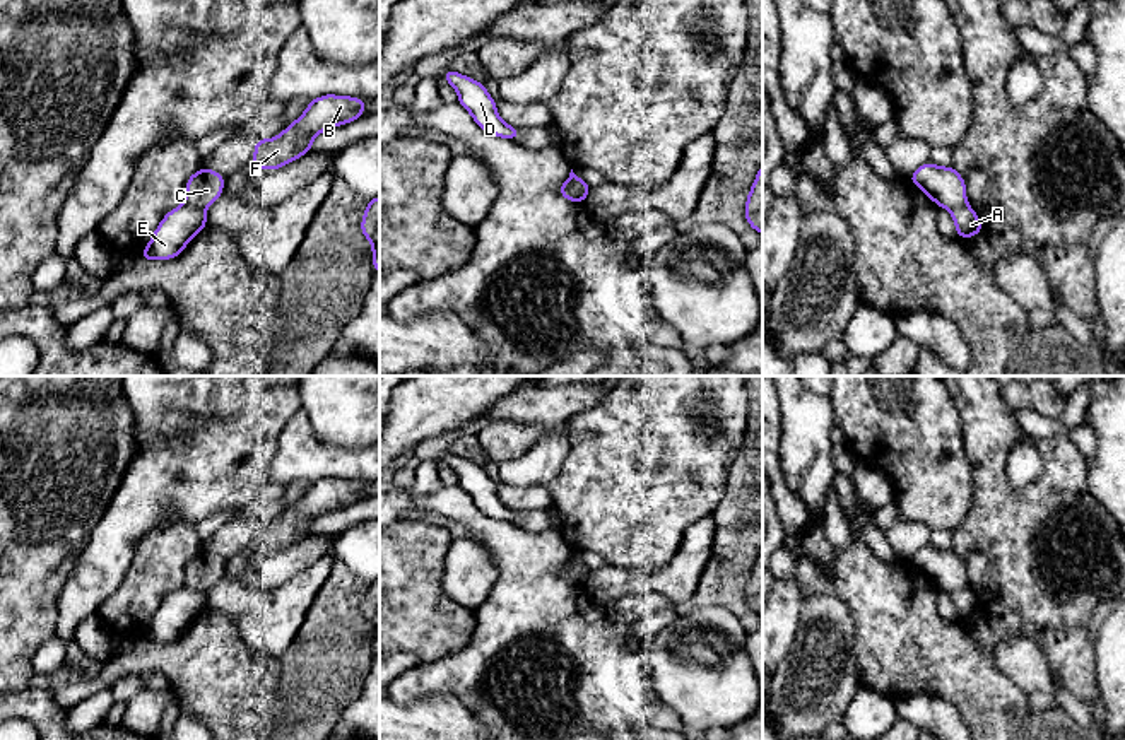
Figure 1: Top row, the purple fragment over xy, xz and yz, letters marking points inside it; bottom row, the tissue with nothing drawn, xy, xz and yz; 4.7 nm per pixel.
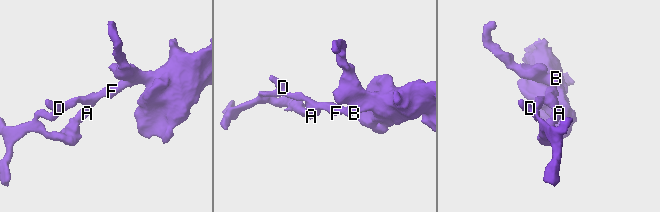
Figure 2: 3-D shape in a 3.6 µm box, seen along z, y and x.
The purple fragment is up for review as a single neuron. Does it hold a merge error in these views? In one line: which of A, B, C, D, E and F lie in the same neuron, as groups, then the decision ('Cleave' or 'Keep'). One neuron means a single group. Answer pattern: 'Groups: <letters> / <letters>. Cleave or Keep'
Groups: A E / B C D F. Cleave

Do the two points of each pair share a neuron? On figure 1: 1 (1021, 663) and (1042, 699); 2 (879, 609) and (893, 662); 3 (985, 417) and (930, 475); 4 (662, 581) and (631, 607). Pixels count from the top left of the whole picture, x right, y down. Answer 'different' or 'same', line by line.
1: same
2: same
3: different
4: different

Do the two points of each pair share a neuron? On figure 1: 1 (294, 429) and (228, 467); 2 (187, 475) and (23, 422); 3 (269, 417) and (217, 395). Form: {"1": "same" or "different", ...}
{"1": "different", "2": "different", "3": "different"}

